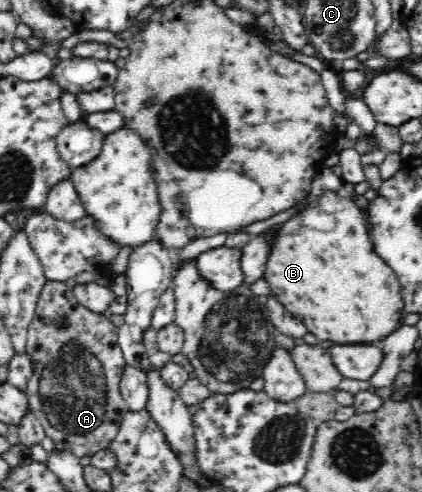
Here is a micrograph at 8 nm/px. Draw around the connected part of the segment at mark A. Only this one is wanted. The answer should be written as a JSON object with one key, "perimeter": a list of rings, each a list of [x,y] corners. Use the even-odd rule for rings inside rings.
{"perimeter":[[[47,280],[27,330],[26,355],[33,364],[33,375],[25,391],[29,408],[39,420],[46,437],[54,443],[54,451],[67,451],[77,458],[91,458],[108,448],[119,433],[122,418],[128,413],[120,394],[120,382],[127,366],[118,342],[118,327],[106,315],[80,304],[64,282]]]}

